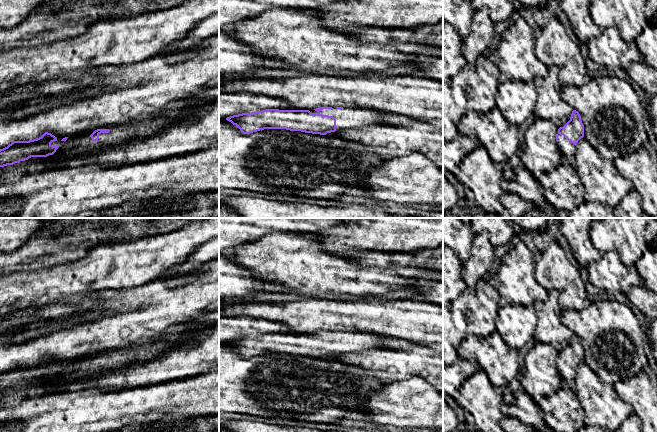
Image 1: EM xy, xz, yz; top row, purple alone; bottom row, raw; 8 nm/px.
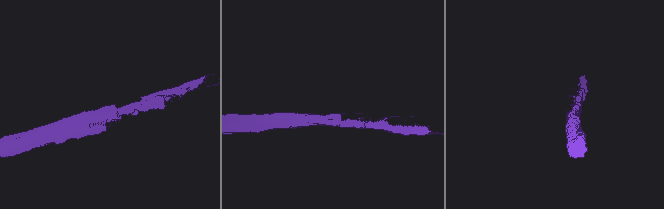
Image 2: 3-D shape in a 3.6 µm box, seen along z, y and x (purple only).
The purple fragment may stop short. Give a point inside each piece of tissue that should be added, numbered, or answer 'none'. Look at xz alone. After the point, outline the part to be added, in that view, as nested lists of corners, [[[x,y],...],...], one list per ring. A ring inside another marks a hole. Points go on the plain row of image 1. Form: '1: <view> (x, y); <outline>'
1: xz (347, 342); [[[353,332],[323,333],[320,336],[312,333],[309,335],[311,337],[320,337],[322,339],[333,340],[336,343],[336,355],[372,351],[386,346],[391,340],[375,334]]]

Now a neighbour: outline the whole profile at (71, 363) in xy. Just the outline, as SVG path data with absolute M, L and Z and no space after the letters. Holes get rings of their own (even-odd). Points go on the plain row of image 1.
M94 353L94 354L91 354L91 355L86 355L86 356L74 359L74 360L69 360L67 362L67 365L69 366L70 369L73 369L73 367L75 365L78 365L78 364L81 364L81 363L84 364L85 361L90 360L95 354L97 354L97 353Z

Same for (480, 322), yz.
M480 279L474 289L467 288L452 303L467 320L467 333L486 337L495 331L495 318L502 303L488 279Z

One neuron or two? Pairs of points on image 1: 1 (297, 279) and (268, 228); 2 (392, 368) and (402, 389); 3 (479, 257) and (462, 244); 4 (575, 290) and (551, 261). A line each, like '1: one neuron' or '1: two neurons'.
1: two neurons
2: two neurons
3: two neurons
4: one neuron

